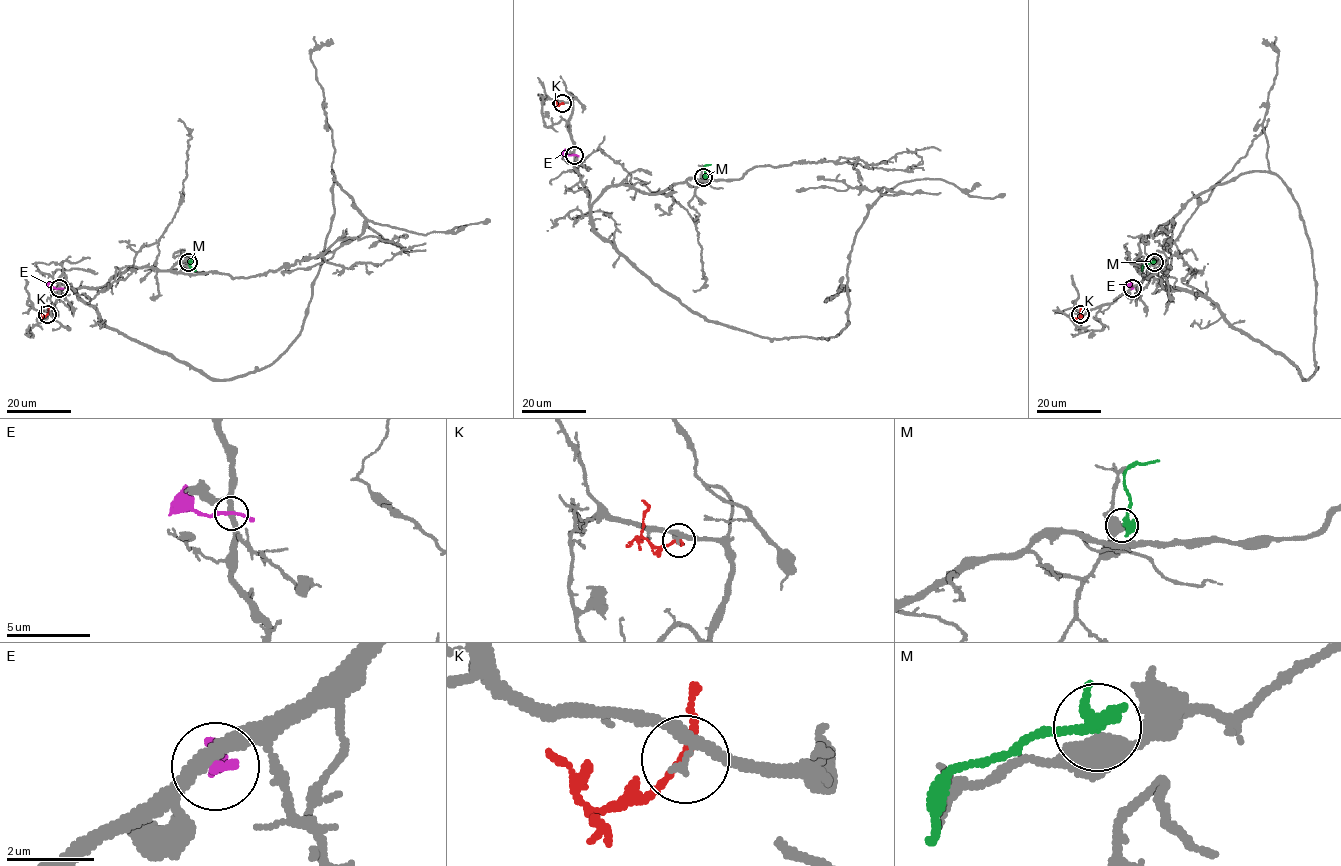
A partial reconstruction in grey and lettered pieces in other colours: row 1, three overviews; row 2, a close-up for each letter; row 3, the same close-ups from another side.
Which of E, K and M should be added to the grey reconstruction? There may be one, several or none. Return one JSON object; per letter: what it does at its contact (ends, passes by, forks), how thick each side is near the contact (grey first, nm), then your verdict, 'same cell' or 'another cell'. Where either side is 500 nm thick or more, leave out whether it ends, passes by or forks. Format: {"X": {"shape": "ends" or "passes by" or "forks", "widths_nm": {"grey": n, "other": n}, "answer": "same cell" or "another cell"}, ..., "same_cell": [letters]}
{"E": {"shape": "passes by", "widths_nm": {"grey": 360, "other": 190}, "answer": "another cell"}, "K": {"shape": "passes by", "widths_nm": {"grey": 280, "other": 190}, "answer": "another cell"}, "M": {"shape": "passes by", "widths_nm": {"grey": 420, "other": 320}, "answer": "another cell"}, "same_cell": []}

